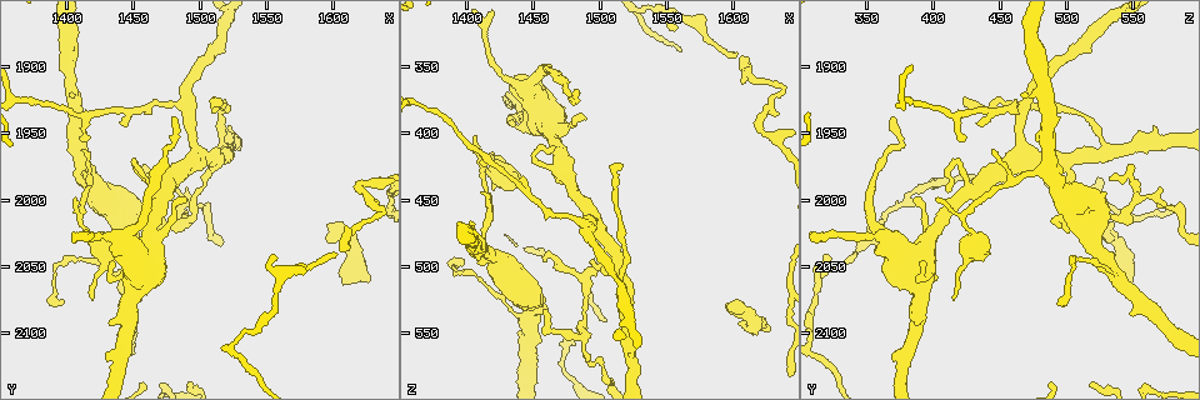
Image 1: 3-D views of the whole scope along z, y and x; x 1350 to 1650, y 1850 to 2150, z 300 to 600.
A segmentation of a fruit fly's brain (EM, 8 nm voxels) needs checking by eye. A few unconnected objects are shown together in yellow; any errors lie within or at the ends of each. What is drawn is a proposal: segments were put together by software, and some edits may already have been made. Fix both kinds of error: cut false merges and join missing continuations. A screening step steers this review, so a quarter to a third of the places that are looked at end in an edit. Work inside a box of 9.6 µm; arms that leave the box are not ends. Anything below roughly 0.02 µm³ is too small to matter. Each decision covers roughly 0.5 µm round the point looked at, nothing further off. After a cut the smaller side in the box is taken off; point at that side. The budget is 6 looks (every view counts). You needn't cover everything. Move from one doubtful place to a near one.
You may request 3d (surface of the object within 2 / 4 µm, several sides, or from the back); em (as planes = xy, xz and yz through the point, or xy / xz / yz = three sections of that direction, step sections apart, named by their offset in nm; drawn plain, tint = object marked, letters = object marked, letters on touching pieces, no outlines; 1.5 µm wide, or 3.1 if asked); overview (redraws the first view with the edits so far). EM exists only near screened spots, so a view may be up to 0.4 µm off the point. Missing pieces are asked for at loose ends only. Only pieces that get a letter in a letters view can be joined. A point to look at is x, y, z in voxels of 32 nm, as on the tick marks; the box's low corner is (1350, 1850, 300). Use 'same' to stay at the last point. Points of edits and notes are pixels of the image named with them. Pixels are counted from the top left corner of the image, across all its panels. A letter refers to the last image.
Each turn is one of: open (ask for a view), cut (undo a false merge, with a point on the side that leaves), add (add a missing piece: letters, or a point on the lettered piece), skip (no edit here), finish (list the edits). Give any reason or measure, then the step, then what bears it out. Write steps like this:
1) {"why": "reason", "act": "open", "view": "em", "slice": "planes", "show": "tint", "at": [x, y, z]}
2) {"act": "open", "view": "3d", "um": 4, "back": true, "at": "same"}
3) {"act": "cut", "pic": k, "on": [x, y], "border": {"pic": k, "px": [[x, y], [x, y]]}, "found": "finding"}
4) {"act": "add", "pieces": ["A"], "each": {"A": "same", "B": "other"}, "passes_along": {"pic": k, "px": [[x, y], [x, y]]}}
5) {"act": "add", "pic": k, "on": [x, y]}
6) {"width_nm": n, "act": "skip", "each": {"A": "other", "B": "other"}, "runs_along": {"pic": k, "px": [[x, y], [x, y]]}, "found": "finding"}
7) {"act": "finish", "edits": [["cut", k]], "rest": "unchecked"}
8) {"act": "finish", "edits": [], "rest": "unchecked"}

{"why": "three arms meet", "act": "open", "view": "em", "slice": "planes", "show": "letters", "at": [1448, 2056, 536]}

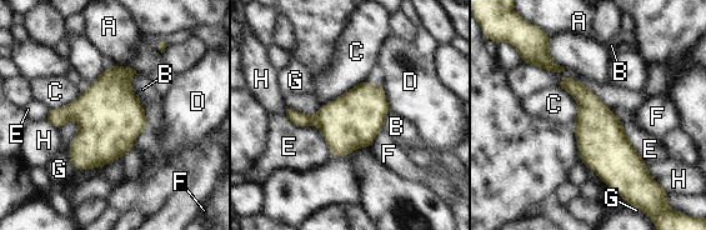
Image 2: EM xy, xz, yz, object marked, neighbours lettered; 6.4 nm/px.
{"width_nm": 280, "act": "skip", "each": {"A": "other", "B": "other", "C": "other", "D": "other", "E": "other", "F": "other", "G": "other", "H": "other"}, "border": {"pic": 2, "px": [[556, 85], [577, 104], [572, 126]]}, "found": "all the same cell"}

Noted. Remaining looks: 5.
{"why": "branch stops here", "act": "open", "view": "em", "slice": "planes", "show": "letters", "at": [1596, 2018, 530]}

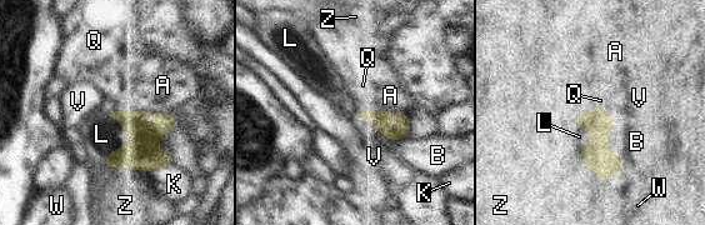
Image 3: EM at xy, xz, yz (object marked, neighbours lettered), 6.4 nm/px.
{"act": "add", "pic": 3, "on": [101, 134], "each": {"A": "other", "B": "other", "K": "other", "L": "same", "Q": "other", "V": "other", "W": "other", "Z": "other"}, "passes_along": {"pic": 3, "px": [[144, 129], [129, 140], [101, 134]]}, "found": "the cell continues"}

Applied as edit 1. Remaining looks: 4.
{"why": "free end", "act": "open", "view": "3d", "um": 4, "at": [1554, 2042, 318]}

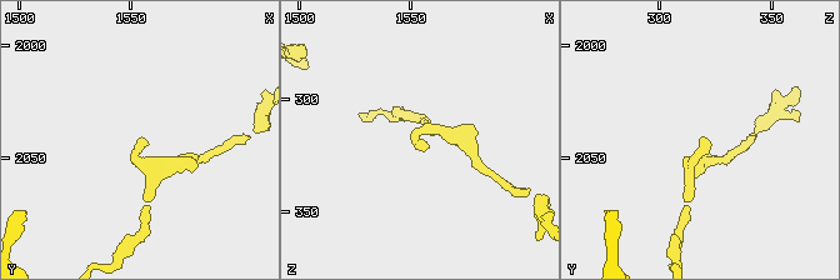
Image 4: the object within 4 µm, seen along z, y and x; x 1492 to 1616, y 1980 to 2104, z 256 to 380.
{"act": "open", "view": "em", "slice": "xz", "step": 4, "show": "letters", "at": [1553, 2041, 319]}

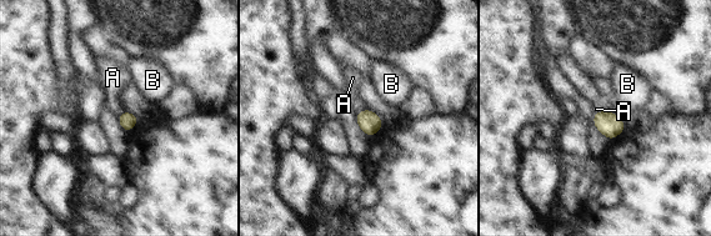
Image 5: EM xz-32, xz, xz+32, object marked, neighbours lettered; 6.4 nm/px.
{"why": "another direction", "act": "open", "view": "em", "slice": "xy", "step": 4, "show": "letters", "at": "same"}

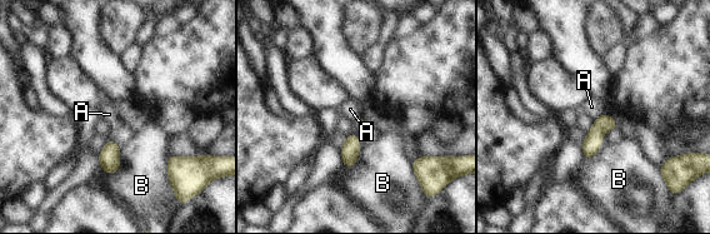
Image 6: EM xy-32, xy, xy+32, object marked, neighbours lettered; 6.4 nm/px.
{"longest_contact_nm": ["B", 200], "act": "skip", "each": {"A": "other", "B": "other"}, "found": "none of them fits"}

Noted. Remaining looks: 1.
{"act": "finish", "edits": [["add", 3]], "rest": "unchecked"}

